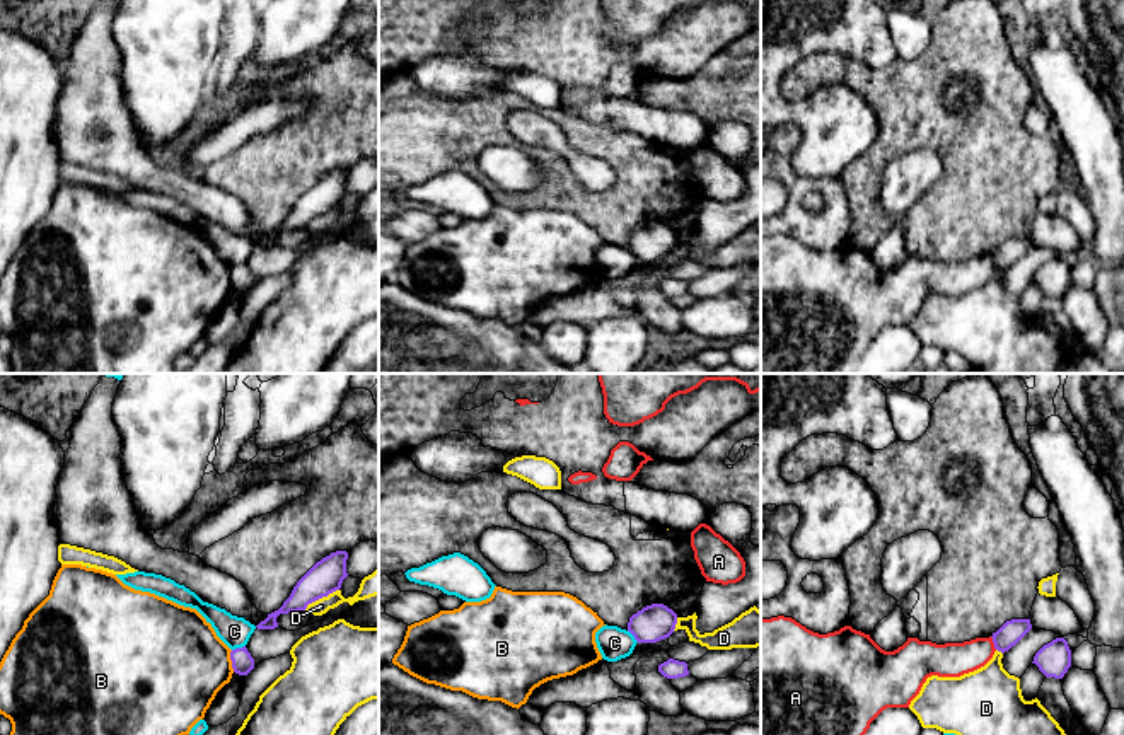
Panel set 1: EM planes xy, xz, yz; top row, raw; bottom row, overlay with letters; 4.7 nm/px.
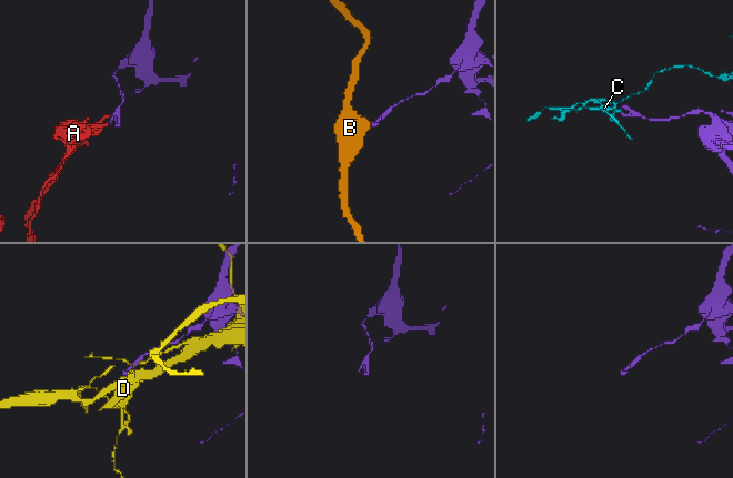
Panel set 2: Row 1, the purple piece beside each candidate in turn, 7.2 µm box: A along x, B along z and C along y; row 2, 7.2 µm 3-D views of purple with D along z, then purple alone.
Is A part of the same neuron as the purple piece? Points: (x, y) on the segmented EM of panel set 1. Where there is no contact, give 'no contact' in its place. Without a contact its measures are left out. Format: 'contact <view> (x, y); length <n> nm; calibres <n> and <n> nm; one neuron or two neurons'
contact yz (993, 642); length 70 nm; calibres 110 and 160 nm; two neurons

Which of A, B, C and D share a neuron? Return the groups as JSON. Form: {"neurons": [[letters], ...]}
{"neurons": [["A"], ["B"], ["C"], ["D"]]}

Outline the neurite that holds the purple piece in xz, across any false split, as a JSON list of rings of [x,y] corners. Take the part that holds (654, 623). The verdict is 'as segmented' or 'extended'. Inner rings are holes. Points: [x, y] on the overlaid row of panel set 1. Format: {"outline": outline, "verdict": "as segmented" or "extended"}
{"outline": [[[652,604],[629,617],[628,631],[638,643],[657,643],[669,638],[677,624],[677,614],[663,604]]], "verdict": "as segmented"}

